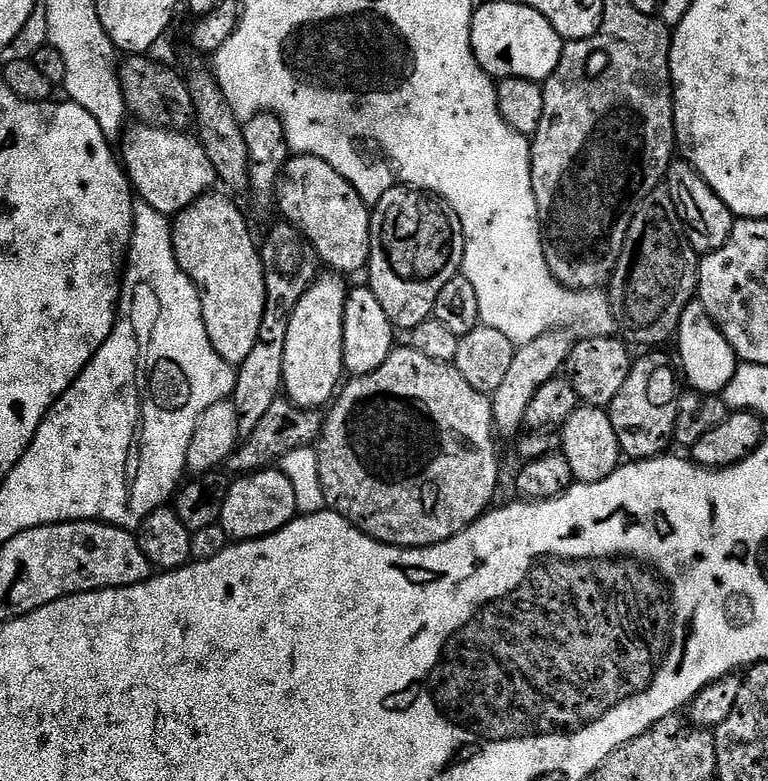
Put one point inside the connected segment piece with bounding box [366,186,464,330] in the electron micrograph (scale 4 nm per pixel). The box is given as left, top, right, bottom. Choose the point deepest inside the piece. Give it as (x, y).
(396, 211)

